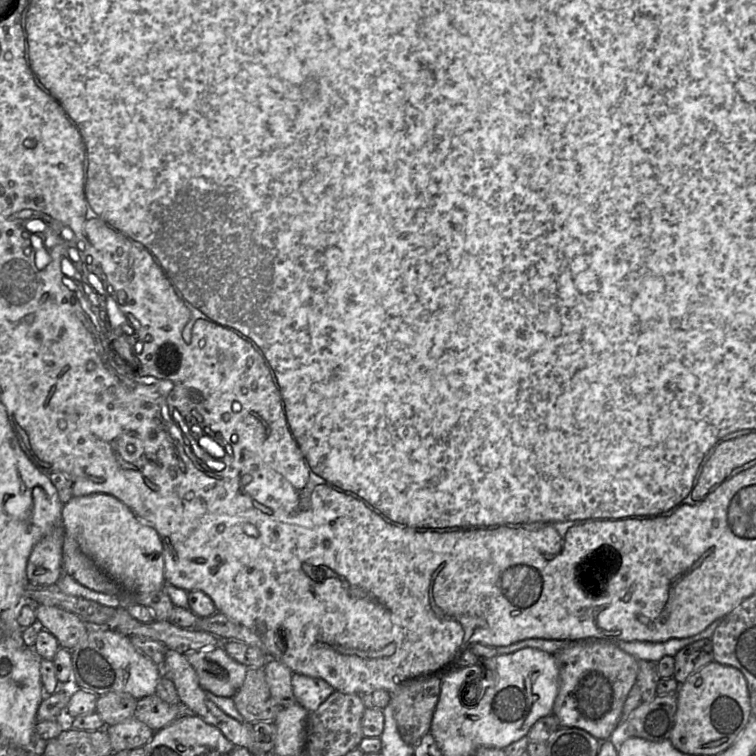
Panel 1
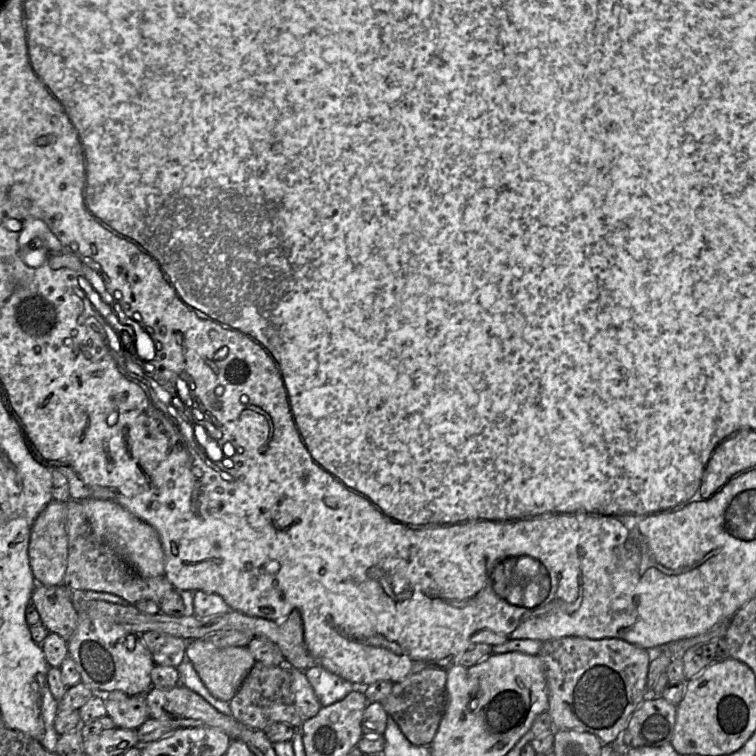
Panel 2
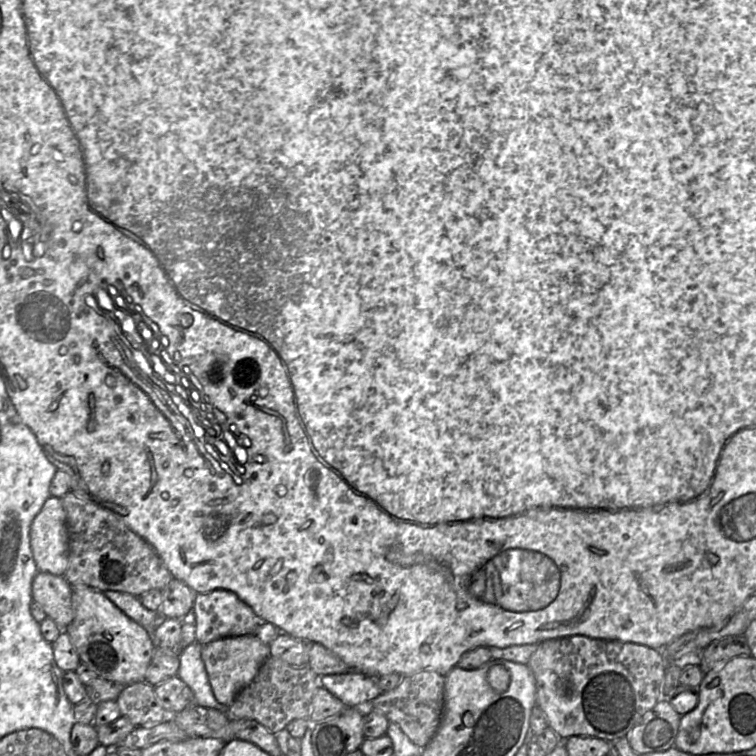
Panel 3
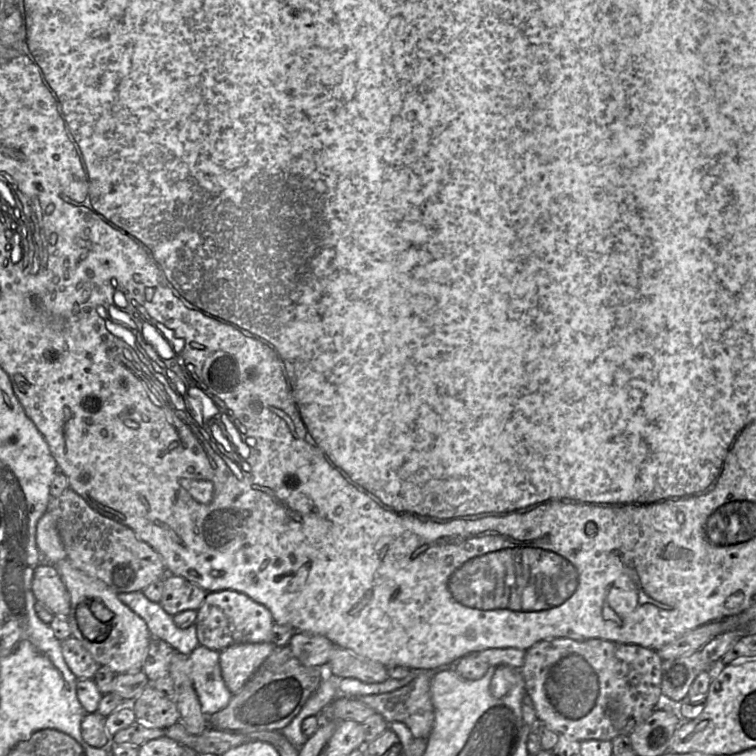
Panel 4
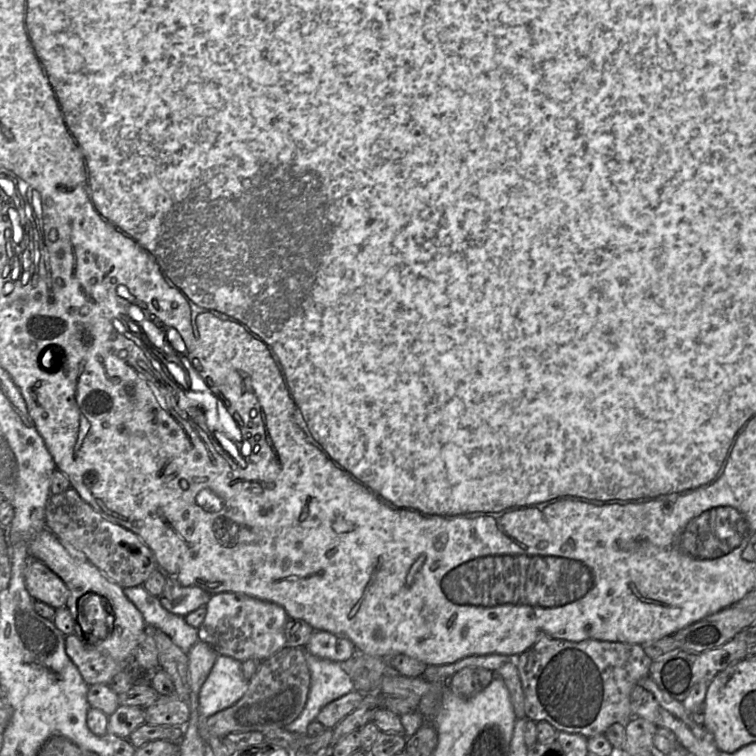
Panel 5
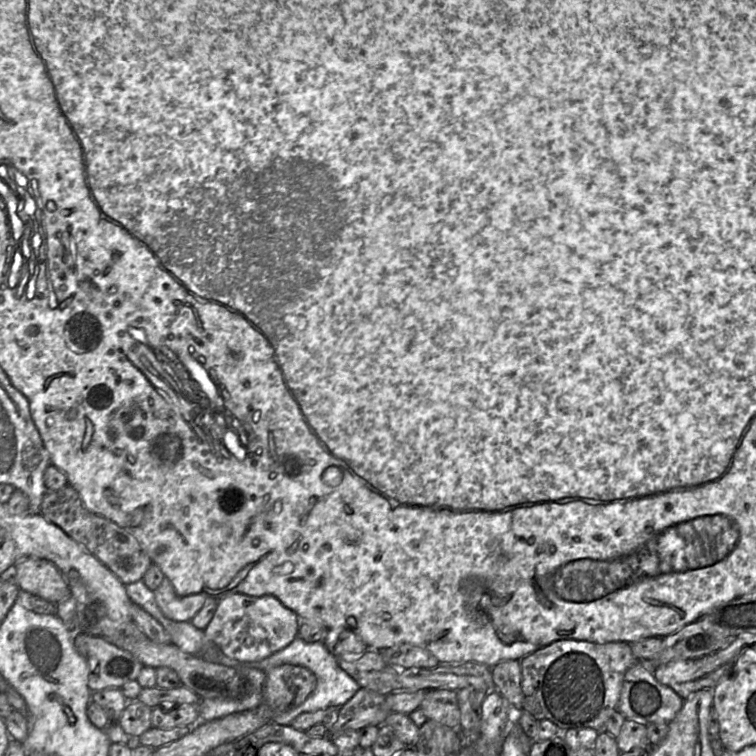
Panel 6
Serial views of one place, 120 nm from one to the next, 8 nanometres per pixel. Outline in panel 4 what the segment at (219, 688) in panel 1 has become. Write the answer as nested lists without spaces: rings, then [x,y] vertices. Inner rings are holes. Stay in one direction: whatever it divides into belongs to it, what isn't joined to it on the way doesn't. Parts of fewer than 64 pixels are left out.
[[[269,642],[240,643],[220,651],[222,677],[232,695],[243,688],[274,648]]]

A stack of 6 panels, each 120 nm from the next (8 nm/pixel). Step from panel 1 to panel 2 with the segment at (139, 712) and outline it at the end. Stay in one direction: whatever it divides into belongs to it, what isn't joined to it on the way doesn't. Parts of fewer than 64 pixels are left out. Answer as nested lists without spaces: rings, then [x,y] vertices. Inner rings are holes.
[[[181,684],[174,688],[152,686],[145,695],[150,718],[167,722],[175,729],[187,727],[217,728],[224,731],[231,739],[237,739],[242,730],[246,728],[233,716],[218,712],[204,698]]]

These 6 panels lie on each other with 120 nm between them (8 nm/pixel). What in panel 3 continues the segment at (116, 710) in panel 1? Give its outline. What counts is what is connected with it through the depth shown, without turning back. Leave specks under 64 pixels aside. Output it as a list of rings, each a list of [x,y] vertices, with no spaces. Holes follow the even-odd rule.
[[[143,681],[126,686],[116,700],[122,716],[137,727],[150,728],[172,721],[158,703],[154,687]]]

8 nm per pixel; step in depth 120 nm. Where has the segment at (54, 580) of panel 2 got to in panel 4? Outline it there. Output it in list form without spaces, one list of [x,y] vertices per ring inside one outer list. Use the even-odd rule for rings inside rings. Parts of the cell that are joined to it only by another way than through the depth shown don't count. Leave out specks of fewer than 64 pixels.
[[[48,510],[38,521],[36,544],[44,562],[55,565],[67,558],[54,516]]]

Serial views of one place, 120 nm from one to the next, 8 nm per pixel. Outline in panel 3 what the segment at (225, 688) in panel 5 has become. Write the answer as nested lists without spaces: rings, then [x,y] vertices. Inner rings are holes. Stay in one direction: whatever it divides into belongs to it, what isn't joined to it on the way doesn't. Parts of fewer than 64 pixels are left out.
[[[194,642],[182,650],[178,677],[192,690],[196,705],[225,713],[228,706],[219,703],[213,694],[201,649],[202,645]]]

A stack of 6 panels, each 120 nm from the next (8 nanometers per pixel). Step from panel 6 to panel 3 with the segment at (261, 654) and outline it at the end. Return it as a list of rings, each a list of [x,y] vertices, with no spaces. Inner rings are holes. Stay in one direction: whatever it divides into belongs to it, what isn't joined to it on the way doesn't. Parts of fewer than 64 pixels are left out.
[[[224,589],[198,593],[193,612],[196,627],[195,642],[199,642],[201,645],[227,637],[252,635],[261,622],[261,619],[247,603],[235,593]]]

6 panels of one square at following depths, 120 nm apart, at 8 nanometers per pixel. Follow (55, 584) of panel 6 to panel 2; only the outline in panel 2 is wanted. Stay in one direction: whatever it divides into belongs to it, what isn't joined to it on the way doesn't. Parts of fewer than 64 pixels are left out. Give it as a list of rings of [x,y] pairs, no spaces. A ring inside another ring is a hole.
[[[37,584],[31,597],[31,604],[35,606],[41,623],[68,641],[73,635],[77,623],[78,613],[69,593],[64,585],[44,586]]]

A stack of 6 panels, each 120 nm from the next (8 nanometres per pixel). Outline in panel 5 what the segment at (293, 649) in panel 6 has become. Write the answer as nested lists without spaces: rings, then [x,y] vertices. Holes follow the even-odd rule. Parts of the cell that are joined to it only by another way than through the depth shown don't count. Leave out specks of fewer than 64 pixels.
[[[306,649],[305,657],[311,675],[308,698],[300,715],[284,727],[299,734],[307,733],[307,726],[324,706],[355,689],[342,664],[316,657]]]

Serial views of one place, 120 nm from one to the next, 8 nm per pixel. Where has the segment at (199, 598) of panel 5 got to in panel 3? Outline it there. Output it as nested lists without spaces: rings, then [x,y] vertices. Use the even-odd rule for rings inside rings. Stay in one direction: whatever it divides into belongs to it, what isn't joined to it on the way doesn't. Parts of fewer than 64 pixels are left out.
[[[172,579],[162,589],[162,604],[158,611],[166,618],[183,619],[193,610],[196,595],[184,582]]]

